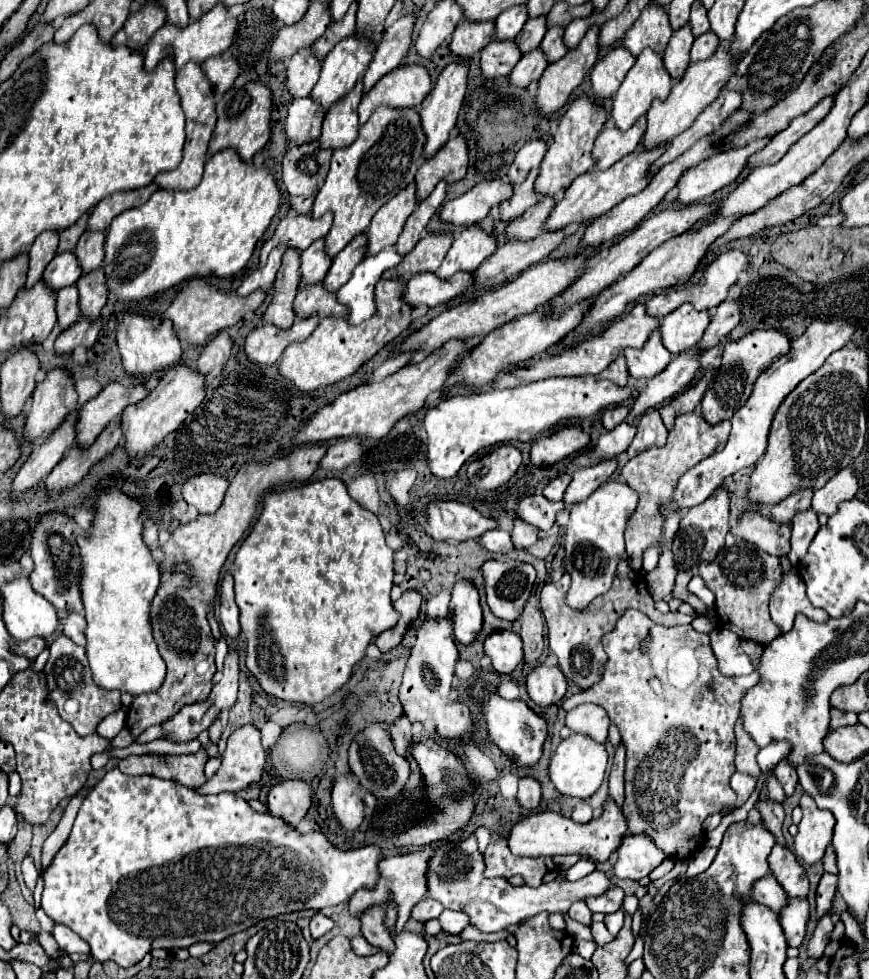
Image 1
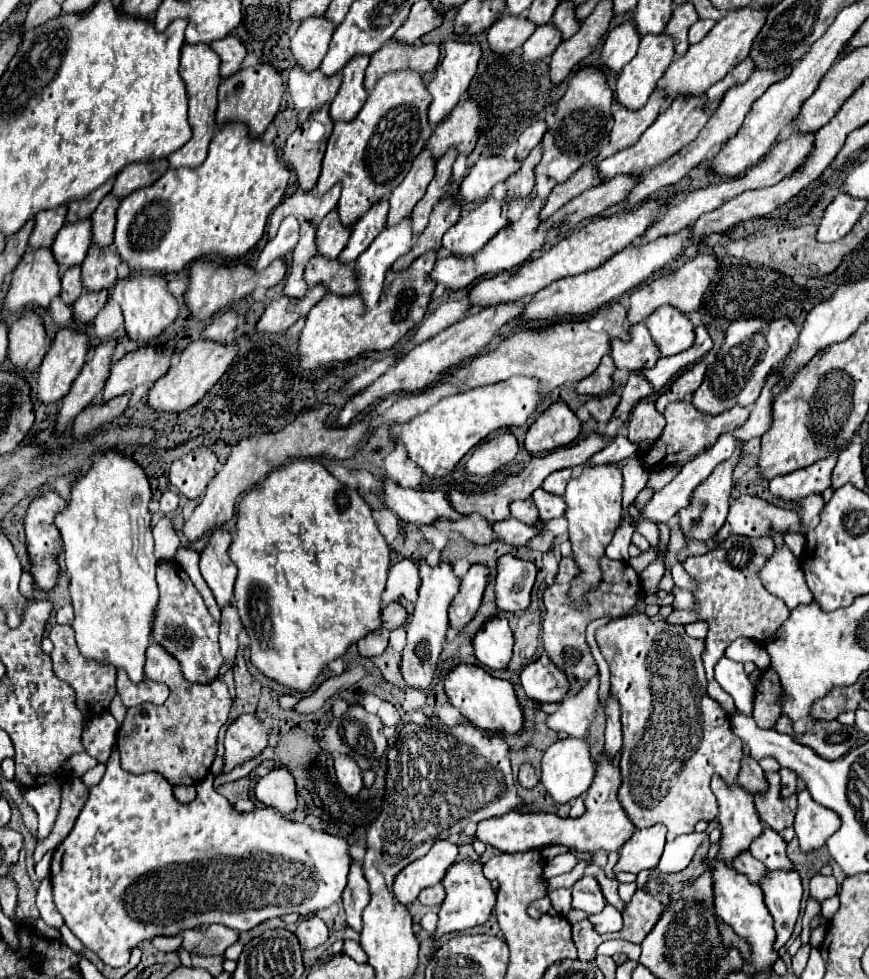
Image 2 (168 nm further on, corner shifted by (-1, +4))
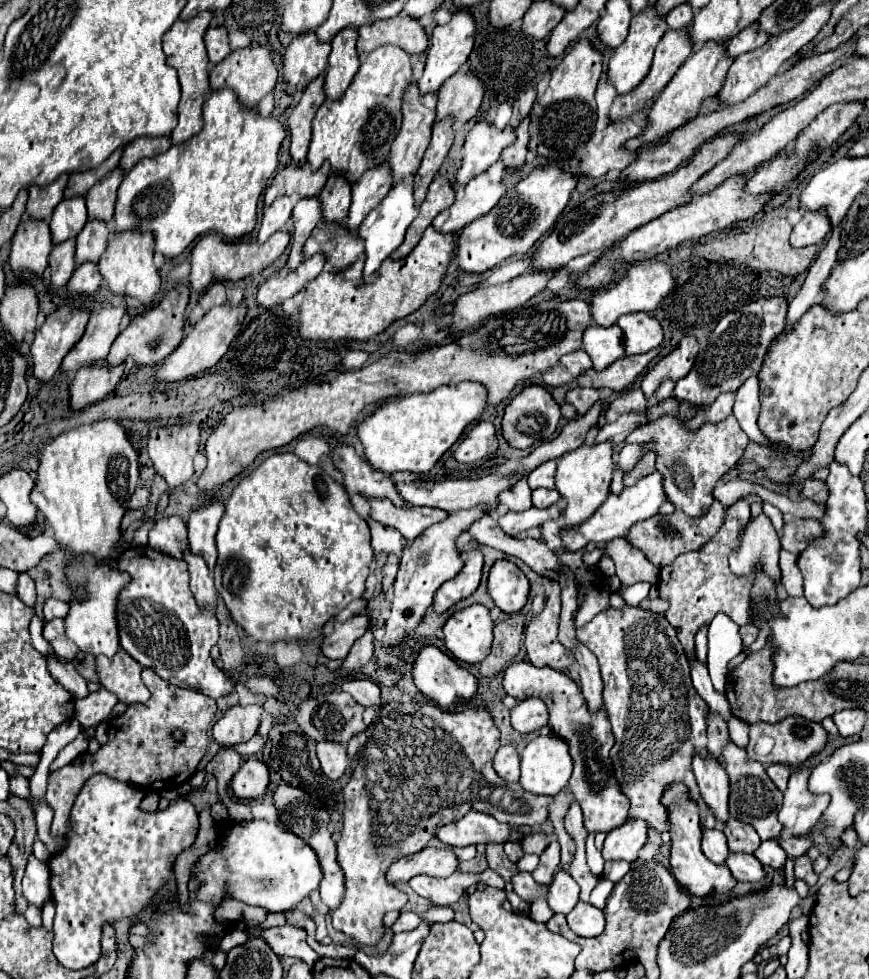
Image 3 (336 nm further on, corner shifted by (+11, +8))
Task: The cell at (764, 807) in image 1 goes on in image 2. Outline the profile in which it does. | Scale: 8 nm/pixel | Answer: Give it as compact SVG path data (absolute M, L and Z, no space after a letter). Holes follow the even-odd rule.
M743 754L741 760L741 772L737 776L737 784L741 784L743 788L747 788L751 794L753 792L761 792L765 788L765 778L763 778L763 770L761 766L751 758Z

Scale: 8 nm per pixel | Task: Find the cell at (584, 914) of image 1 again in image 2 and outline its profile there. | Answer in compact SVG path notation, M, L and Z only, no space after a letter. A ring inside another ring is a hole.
M557 888L553 892L545 892L545 896L551 900L551 906L557 910L559 916L567 916L567 912L571 910L571 892L565 888Z

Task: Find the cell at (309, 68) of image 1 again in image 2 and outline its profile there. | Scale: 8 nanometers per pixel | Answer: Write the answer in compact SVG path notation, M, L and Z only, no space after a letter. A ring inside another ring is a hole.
M325 16L305 18L299 24L297 32L291 36L291 52L297 64L307 72L317 70L321 66L323 56L327 54L333 32L335 26Z

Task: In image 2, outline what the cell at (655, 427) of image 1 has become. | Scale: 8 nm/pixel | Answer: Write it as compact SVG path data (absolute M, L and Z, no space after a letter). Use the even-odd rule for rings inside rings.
M649 400L639 402L629 416L629 434L627 438L635 444L643 440L657 440L665 428L665 418L655 410L655 404Z

